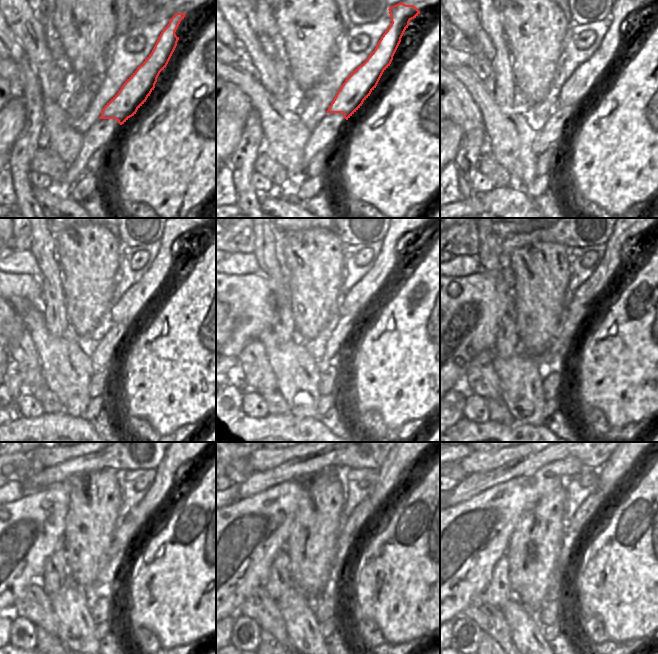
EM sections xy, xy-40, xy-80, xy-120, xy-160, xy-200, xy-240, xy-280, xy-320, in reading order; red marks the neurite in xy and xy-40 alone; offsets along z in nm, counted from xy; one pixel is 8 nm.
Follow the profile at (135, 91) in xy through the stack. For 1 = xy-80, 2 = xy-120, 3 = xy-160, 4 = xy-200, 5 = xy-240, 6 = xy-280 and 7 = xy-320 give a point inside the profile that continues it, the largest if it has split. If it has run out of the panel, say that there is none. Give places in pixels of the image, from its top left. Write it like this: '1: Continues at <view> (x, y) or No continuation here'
1: Continues at xy-80 (583, 81)
2: Continues at xy-120 (177, 238)
3: Continues at xy-160 (401, 238)
4: Continues at xy-200 (624, 238)
5: Continues at xy-240 (175, 462)
6: Continues at xy-280 (398, 462)
7: Continues at xy-320 (612, 475)

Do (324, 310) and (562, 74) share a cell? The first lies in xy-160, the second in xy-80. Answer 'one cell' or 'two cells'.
two cells

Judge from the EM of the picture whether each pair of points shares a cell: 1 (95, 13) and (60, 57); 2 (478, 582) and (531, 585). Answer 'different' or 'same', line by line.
1: different
2: different

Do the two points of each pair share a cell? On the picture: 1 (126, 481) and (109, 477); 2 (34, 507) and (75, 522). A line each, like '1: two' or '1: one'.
1: two
2: two

